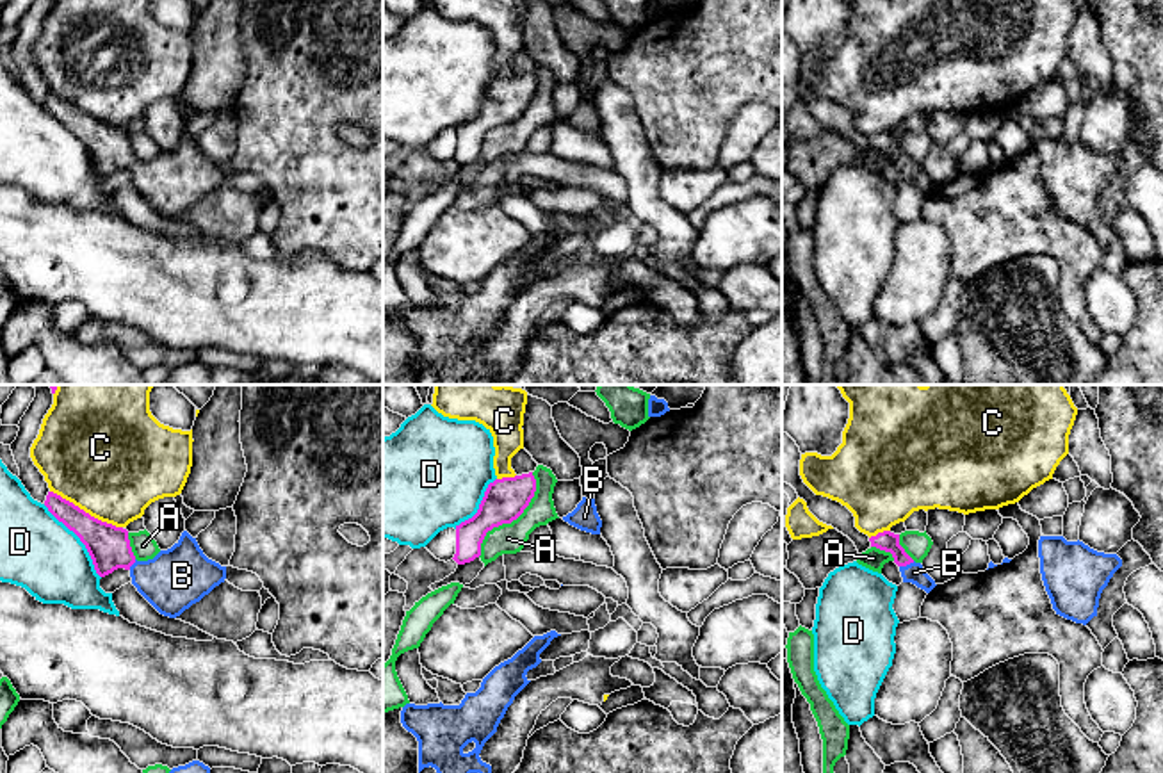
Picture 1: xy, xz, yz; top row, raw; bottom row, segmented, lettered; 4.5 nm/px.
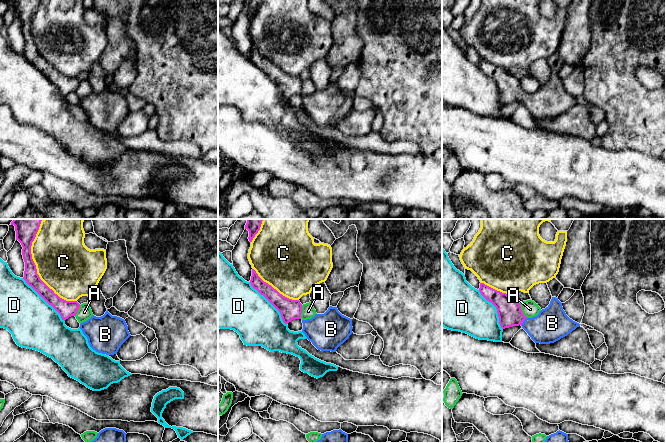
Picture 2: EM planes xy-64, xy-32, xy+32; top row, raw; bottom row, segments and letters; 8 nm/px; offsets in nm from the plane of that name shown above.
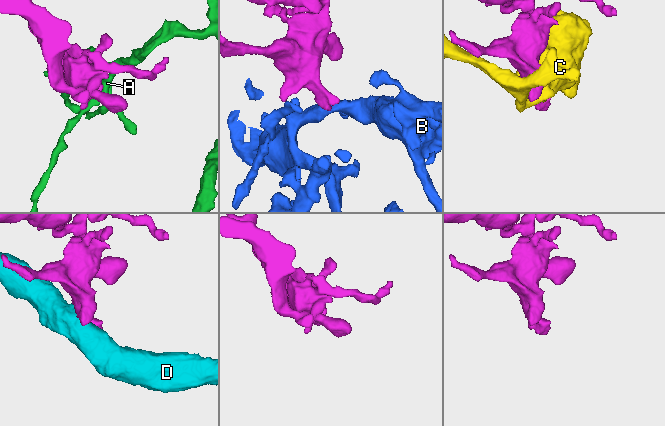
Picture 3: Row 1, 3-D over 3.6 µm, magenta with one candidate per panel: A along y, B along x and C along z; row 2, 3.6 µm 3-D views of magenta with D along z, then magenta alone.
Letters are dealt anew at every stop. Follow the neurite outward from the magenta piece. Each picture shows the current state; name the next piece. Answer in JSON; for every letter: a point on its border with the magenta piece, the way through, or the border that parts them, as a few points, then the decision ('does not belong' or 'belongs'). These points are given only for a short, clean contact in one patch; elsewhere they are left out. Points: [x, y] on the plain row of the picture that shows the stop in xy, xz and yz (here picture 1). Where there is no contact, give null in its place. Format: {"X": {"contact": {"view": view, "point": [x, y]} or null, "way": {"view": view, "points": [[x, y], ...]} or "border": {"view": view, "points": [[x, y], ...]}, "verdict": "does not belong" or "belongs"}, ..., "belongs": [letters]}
{"A": {"contact": {"view": "xz", "point": [512, 122]}, "border": {"view": "xz", "points": [[533, 73], [529, 105], [494, 127], [478, 157]]}, "verdict": "does not belong"}, "B": {"contact": {"view": "yz", "point": [907, 164]}, "way": {"view": "yz", "points": [[889, 143], [907, 164], [914, 173]]}, "verdict": "belongs"}, "C": {"contact": {"view": "xy", "point": [84, 113]}, "verdict": "does not belong"}, "D": {"contact": {"view": "xy", "point": [81, 141]}, "verdict": "does not belong"}, "belongs": ["B"]}

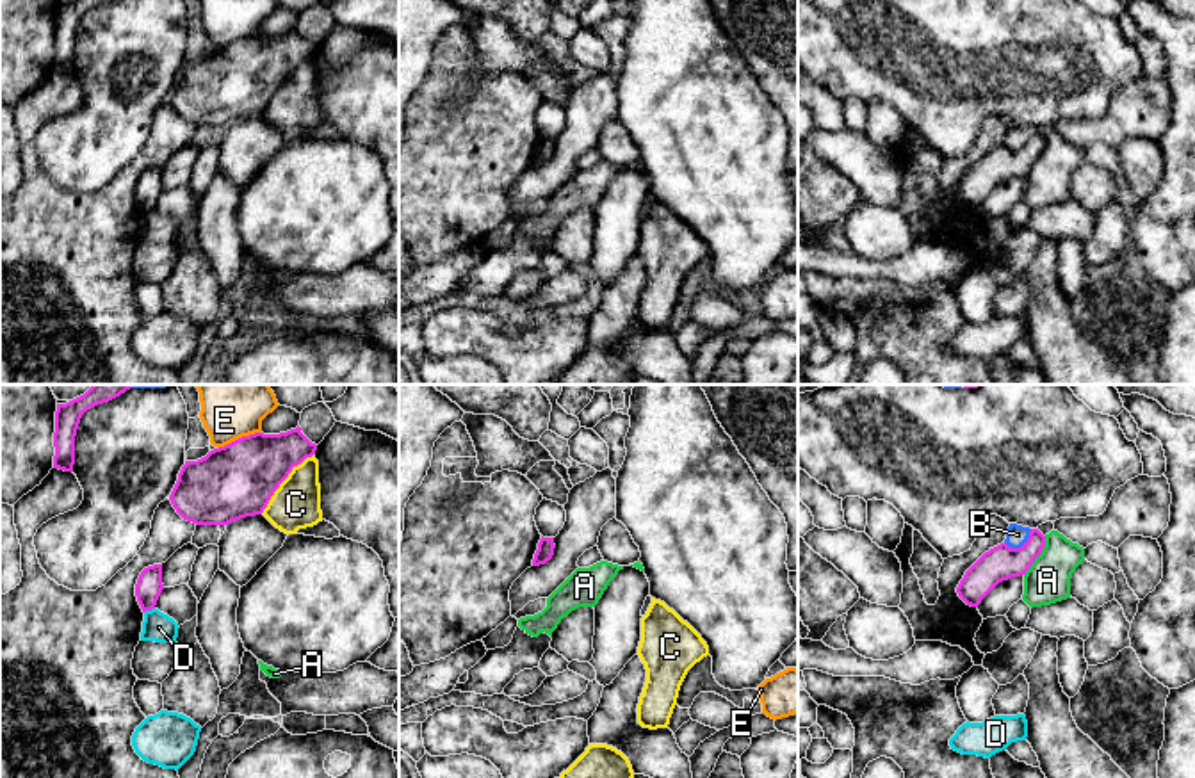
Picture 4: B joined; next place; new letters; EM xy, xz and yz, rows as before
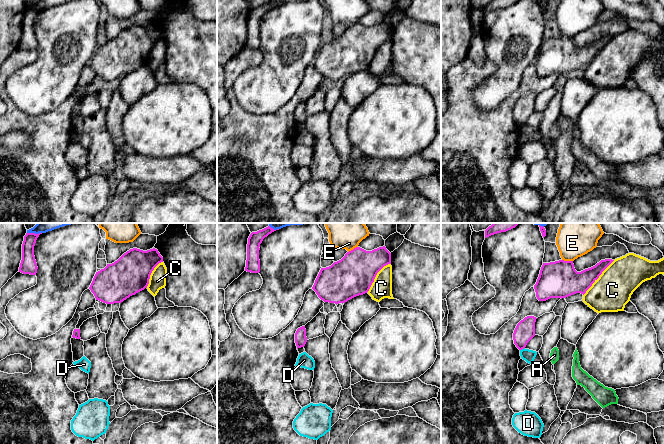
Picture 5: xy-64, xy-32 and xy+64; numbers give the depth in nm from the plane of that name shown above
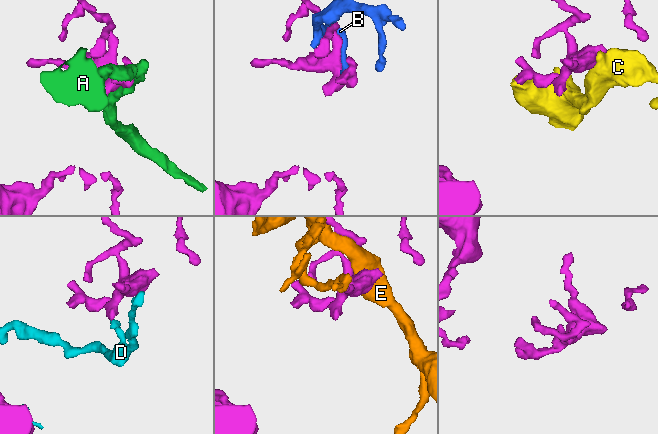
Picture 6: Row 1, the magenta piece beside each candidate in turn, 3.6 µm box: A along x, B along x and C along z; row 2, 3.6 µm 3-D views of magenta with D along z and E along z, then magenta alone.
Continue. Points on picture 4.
{"A": {"contact": {"view": "yz", "point": [1039, 155]}, "verdict": "does not belong"}, "B": {"contact": {"view": "yz", "point": [1023, 146]}, "verdict": "does not belong"}, "C": {"contact": {"view": "xy", "point": [284, 81]}, "border": {"view": "xy", "points": [[312, 56], [292, 70], [260, 114]]}, "verdict": "does not belong"}, "D": {"contact": {"view": "xy", "point": [148, 210]}, "verdict": "does not belong"}, "E": {"contact": {"view": "xy", "point": [239, 40]}, "verdict": "does not belong"}, "belongs": []}

